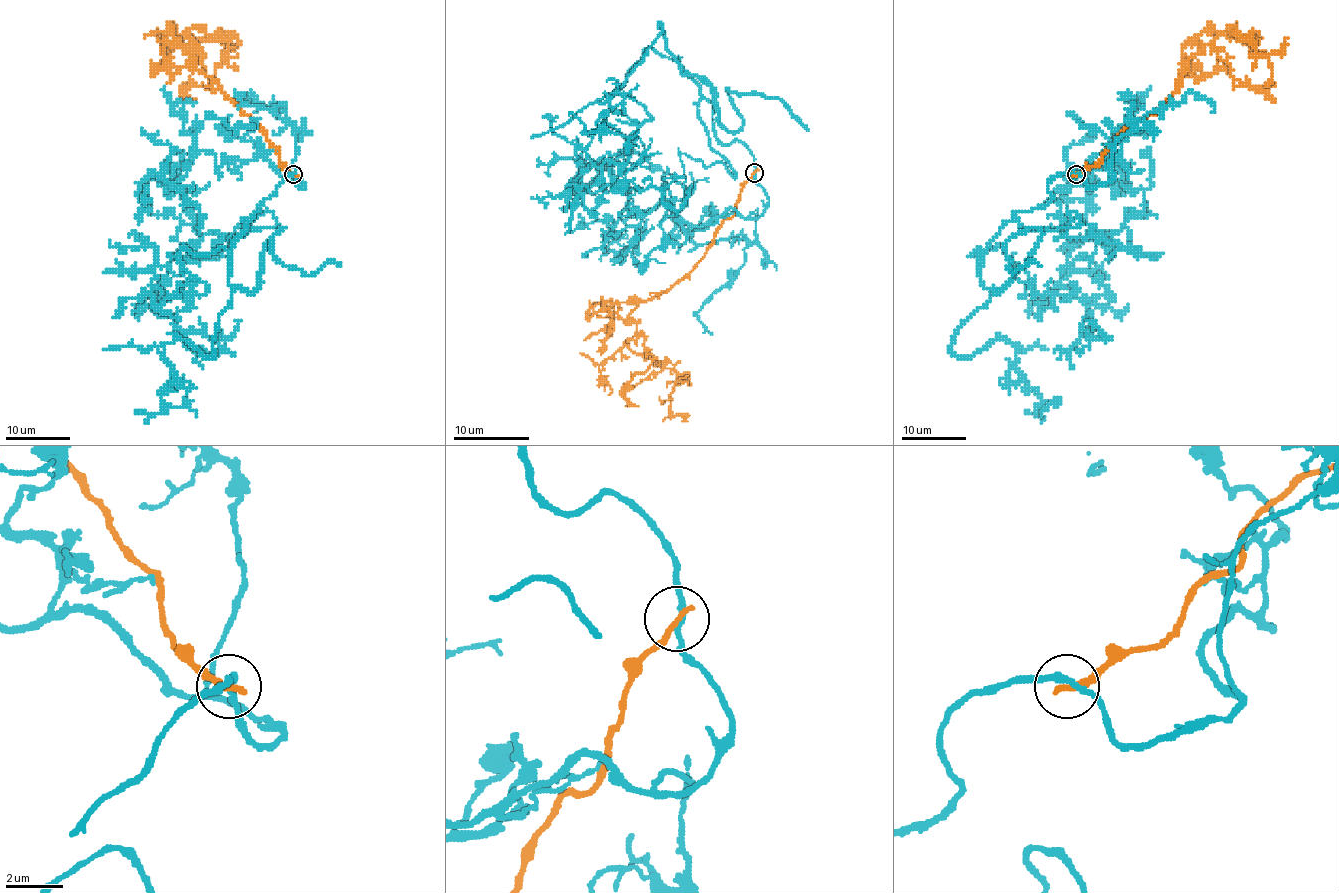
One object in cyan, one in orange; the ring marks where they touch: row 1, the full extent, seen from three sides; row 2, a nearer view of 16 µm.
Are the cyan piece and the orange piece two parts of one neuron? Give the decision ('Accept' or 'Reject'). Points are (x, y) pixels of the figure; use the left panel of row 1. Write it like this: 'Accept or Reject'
Reject

